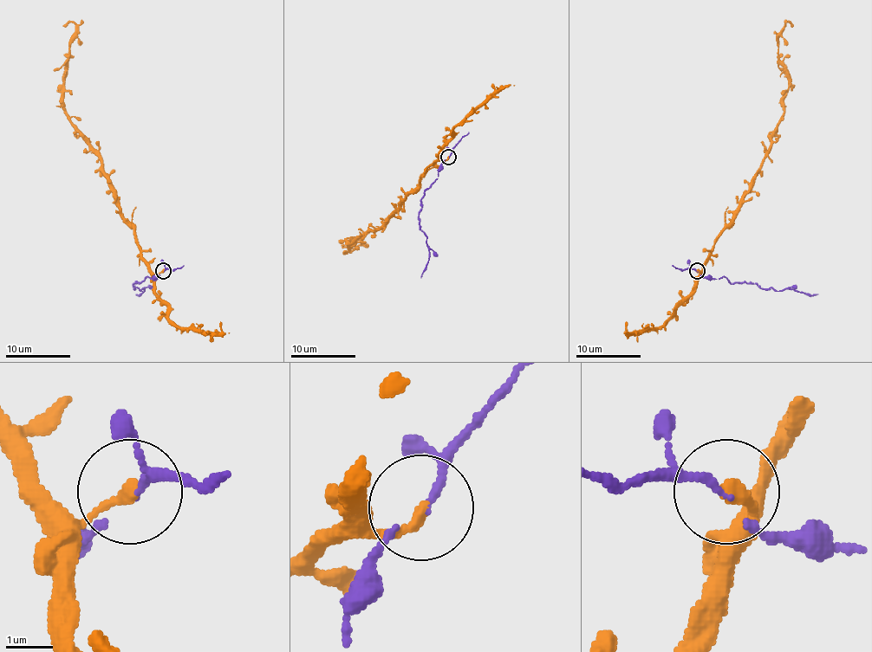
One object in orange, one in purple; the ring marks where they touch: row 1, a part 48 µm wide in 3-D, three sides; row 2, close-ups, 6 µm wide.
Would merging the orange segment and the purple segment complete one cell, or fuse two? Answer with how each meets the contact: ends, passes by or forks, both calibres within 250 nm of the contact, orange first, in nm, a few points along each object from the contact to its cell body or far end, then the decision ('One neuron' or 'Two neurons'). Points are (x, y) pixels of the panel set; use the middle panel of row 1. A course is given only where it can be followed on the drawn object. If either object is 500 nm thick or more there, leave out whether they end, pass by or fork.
At the ring orange ends. At the ring purple passes by. Thickness 280 nm (orange) against 120 nm. Course of orange: (448, 157), (422, 174), (420, 182), (377, 230), (348, 243), (349, 248), (354, 238), (361, 242), (348, 251). Course of purple: (450, 157), (420, 200), (419, 229), (426, 237), (428, 254), (420, 277). Two neurons

